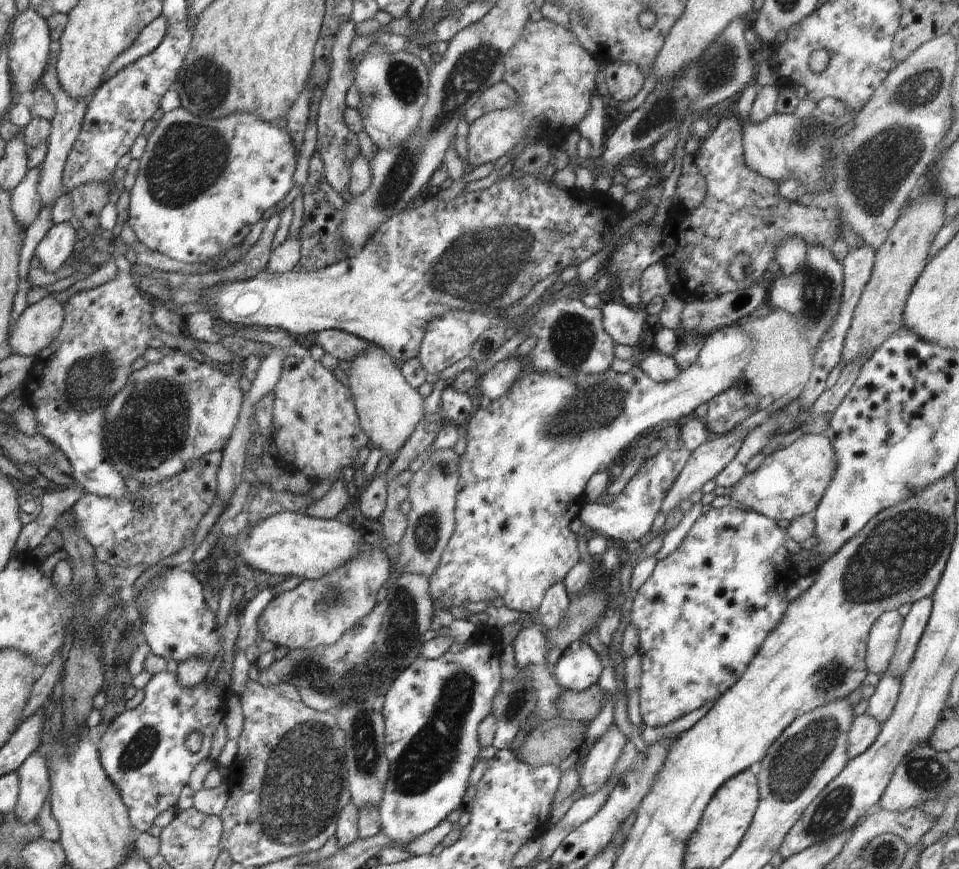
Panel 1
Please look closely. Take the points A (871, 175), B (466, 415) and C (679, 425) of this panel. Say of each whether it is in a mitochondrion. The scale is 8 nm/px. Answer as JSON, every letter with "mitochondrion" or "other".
{"A":"mitochondrion","B":"other","C":"other"}

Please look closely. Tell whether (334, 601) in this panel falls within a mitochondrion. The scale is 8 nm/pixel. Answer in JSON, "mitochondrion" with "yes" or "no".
{"mitochondrion":"yes"}

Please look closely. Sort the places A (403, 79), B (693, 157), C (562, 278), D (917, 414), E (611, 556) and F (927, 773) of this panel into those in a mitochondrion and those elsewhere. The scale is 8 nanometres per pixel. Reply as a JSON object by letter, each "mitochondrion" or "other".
{"A":"mitochondrion","B":"other","C":"other","D":"other","E":"other","F":"mitochondrion"}

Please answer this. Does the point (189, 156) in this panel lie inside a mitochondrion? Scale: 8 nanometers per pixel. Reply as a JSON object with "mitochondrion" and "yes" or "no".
{"mitochondrion":"yes"}

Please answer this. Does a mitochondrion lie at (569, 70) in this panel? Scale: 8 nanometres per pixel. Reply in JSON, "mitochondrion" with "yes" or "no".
{"mitochondrion":"no"}

